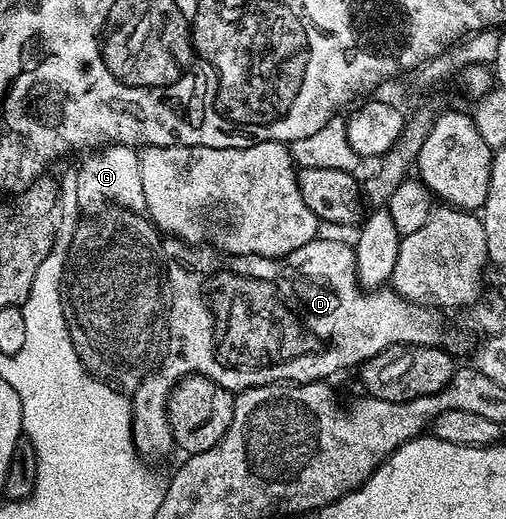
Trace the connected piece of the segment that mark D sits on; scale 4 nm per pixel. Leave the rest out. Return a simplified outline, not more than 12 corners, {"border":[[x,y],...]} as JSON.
{"border":[[170,237],[170,356],[132,393],[142,457],[175,450],[187,375],[316,383],[439,312],[359,286],[319,237],[269,259]]}

